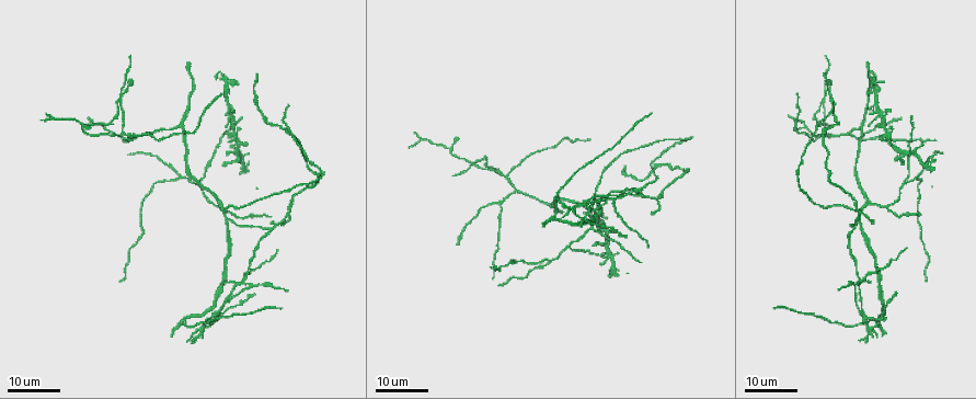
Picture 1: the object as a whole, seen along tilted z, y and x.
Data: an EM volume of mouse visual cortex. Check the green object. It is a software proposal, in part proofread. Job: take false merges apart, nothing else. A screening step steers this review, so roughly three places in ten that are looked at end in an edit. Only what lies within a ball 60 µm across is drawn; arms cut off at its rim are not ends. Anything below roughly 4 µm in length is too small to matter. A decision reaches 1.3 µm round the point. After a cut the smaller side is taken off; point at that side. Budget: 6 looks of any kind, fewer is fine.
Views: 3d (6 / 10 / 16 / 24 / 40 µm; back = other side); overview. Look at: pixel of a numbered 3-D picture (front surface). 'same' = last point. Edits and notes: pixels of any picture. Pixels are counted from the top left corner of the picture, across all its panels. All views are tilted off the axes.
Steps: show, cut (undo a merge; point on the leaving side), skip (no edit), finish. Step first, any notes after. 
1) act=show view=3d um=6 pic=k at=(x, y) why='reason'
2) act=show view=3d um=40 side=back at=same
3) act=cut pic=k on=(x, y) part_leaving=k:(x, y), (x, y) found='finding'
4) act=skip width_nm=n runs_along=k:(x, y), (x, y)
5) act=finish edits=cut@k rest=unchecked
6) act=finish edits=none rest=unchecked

act=show view=3d um=16 pic=1 at=(546, 202) why='a fork'

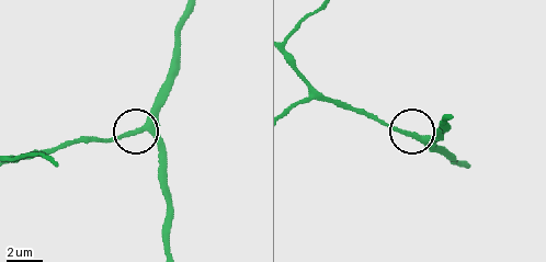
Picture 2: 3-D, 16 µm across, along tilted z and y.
act=show view=3d um=10 pic=2 at=(418, 136) why='closer look'

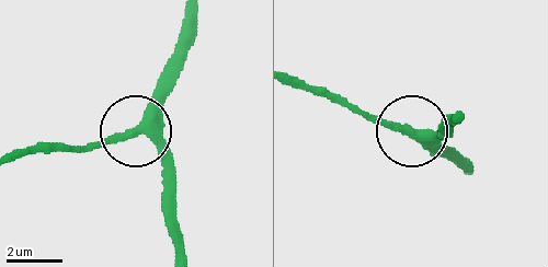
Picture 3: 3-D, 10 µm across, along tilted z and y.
act=show view=3d um=10 side=back pic=3 at=(410, 135)

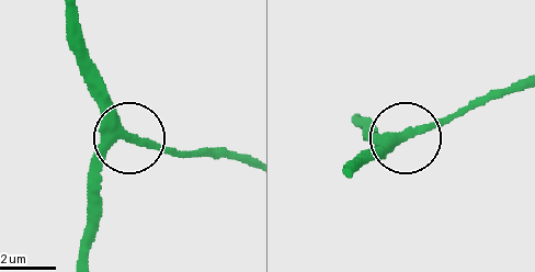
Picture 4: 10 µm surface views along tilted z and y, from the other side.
act=skip width_nm=320 found='continuous, no second neuron'

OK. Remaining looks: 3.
act=show view=3d um=24 pic=1 at=(498, 202) why='arms part here'

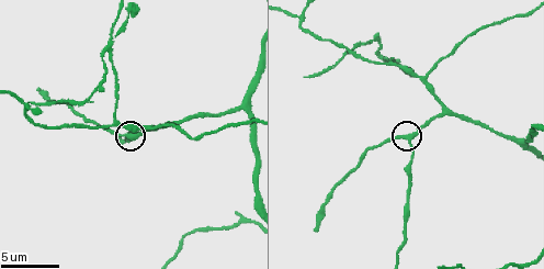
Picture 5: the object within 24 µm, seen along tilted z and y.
act=show view=3d um=6 pic=5 at=(133, 139)

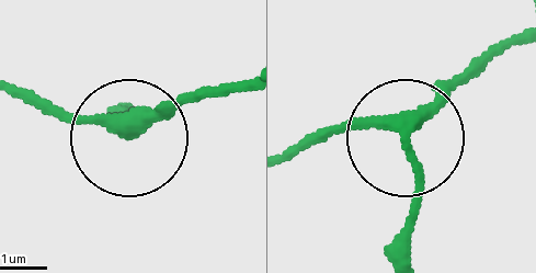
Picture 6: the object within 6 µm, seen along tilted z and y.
act=skip width_nm=250 runs_along=6:(516, 34), (411, 139), (308, 132) found='one neuron here'

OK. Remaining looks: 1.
act=show view=3d um=10 pic=5 at=(425, 80) why='a fork'

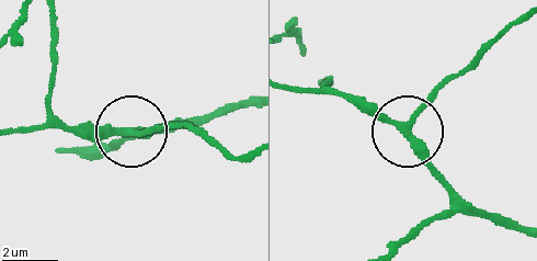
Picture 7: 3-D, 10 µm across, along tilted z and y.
act=skip side_arm_um=23 runs_along=7:(522, 233), (472, 208), (416, 138), (374, 118), (341, 91) found='one neuron here'

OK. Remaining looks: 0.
act=finish edits=none rest=unchecked

